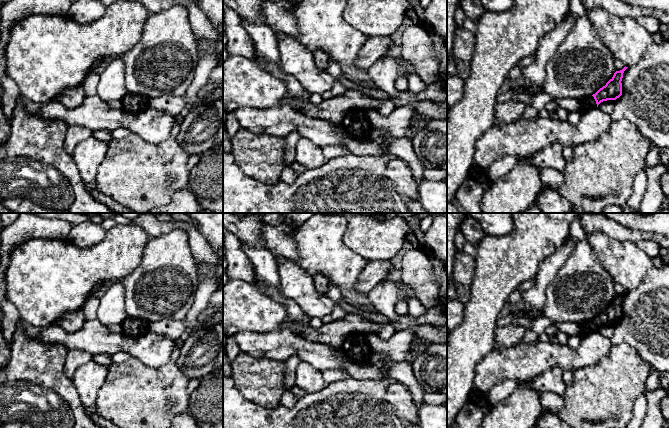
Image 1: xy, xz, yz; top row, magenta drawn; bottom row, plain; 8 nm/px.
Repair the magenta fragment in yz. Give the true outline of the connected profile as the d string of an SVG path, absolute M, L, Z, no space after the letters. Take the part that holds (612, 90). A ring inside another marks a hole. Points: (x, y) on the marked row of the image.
M624 67L622 70L616 71L606 85L600 88L595 94L581 99L581 102L584 103L585 106L579 113L584 113L588 108L598 107L598 105L603 101L616 100L619 98L622 95L621 81L623 73L627 68L628 67Z

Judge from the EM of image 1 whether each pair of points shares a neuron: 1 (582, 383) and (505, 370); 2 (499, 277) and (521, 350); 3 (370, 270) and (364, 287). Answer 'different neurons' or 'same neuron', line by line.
1: different neurons
2: different neurons
3: same neuron

